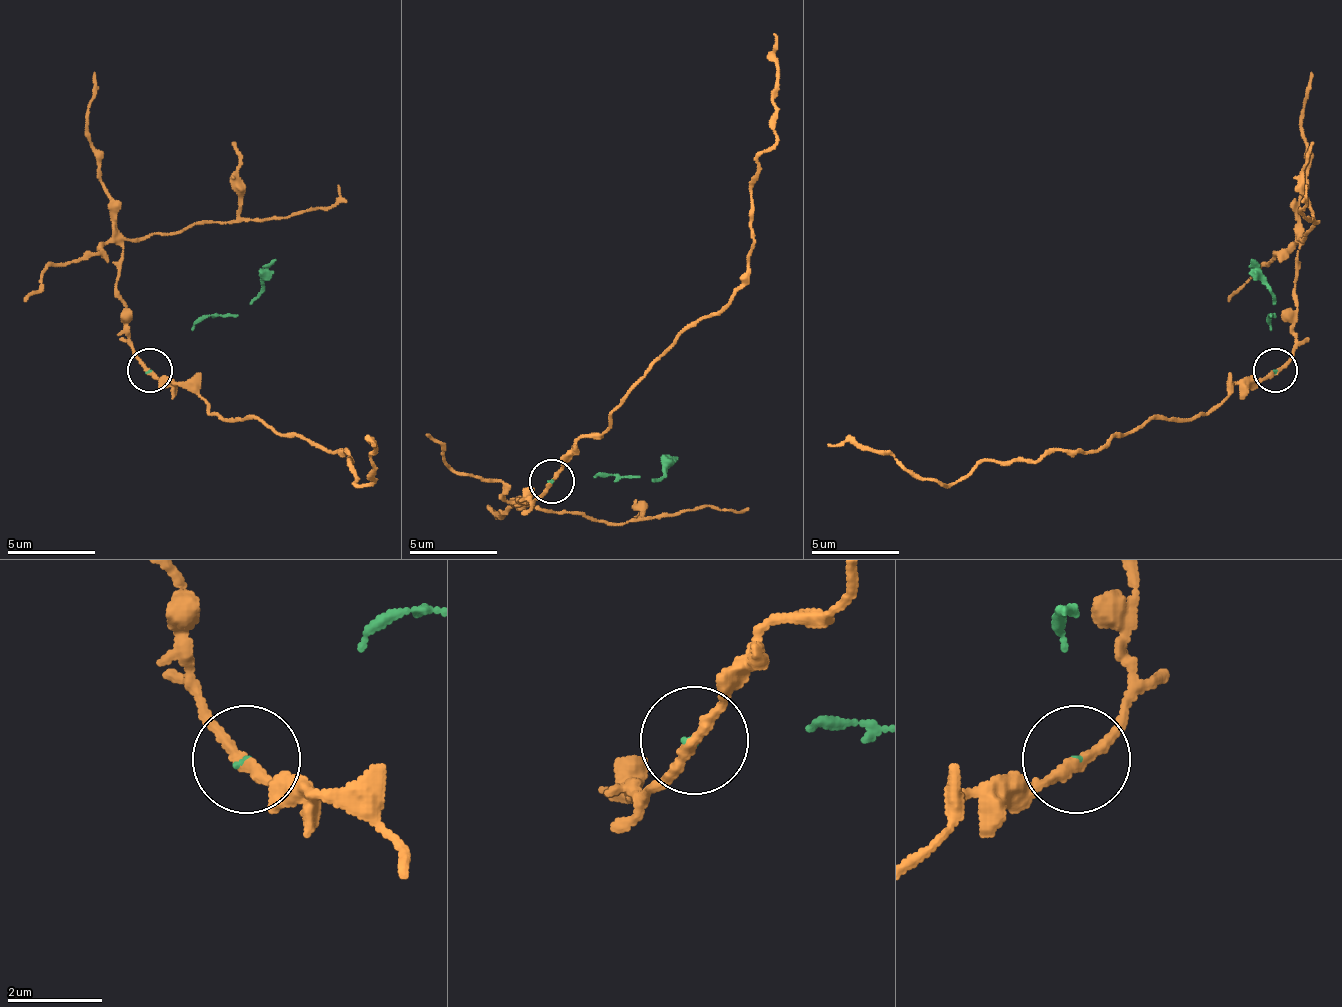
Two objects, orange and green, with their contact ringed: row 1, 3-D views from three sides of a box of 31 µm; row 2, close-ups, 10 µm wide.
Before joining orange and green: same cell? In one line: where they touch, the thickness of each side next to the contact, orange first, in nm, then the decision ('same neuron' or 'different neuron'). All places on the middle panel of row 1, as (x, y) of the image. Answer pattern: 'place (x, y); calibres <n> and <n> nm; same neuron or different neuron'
place (552, 481); calibres 220 and 60 nm; different neuron

